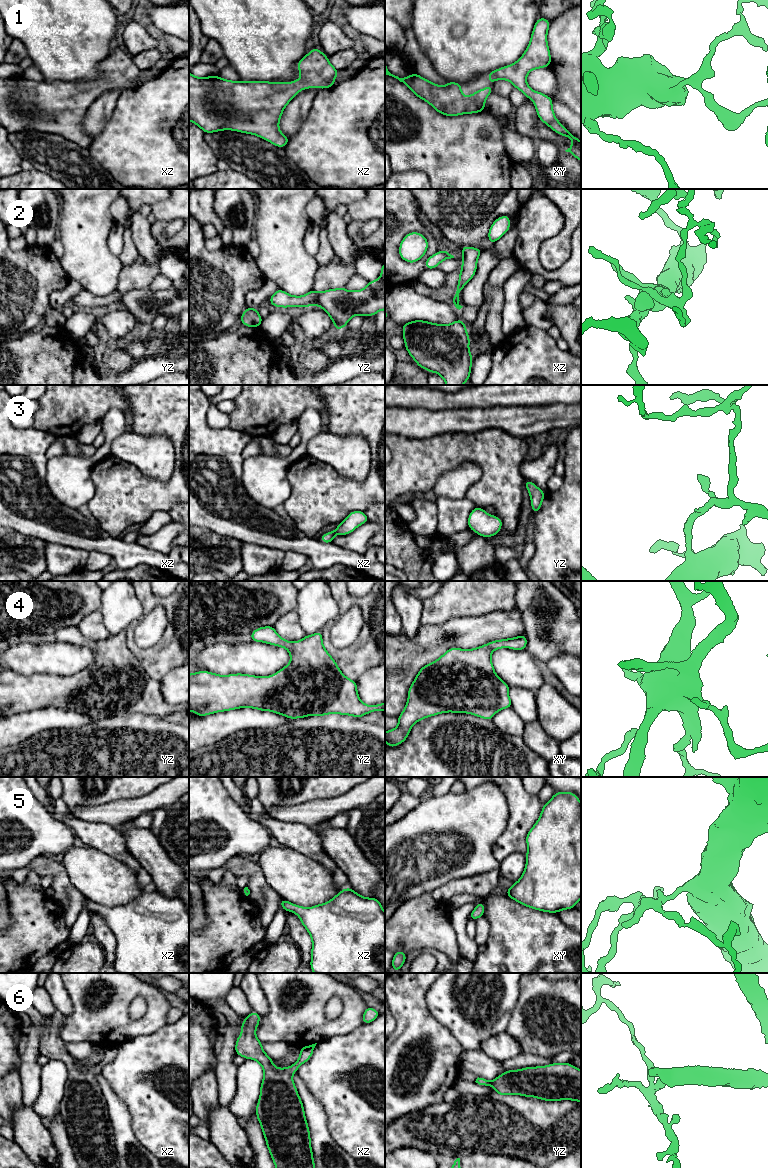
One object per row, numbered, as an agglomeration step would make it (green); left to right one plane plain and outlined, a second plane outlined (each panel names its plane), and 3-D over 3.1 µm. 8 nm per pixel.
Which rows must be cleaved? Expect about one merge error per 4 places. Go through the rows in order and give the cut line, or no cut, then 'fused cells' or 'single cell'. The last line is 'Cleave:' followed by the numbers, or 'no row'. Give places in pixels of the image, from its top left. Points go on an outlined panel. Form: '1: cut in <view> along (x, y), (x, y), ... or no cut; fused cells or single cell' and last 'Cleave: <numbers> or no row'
1: no cut; single cell
2: no cut; single cell
3: no cut; single cell
4: no cut; single cell
5: no cut; single cell
6: no cut; single cell
Cleave: no row

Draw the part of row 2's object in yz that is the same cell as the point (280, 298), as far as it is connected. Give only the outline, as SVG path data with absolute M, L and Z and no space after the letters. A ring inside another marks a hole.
M385 263L381 267L381 277L369 281L362 290L347 291L345 287L317 292L312 289L303 296L293 296L281 289L269 298L275 307L310 307L316 305L328 313L336 331L345 328L355 315L372 316L385 310Z

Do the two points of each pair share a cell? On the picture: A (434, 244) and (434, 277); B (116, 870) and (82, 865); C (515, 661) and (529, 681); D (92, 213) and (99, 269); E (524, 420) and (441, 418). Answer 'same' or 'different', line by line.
A: different
B: same
C: same
D: same
E: same

